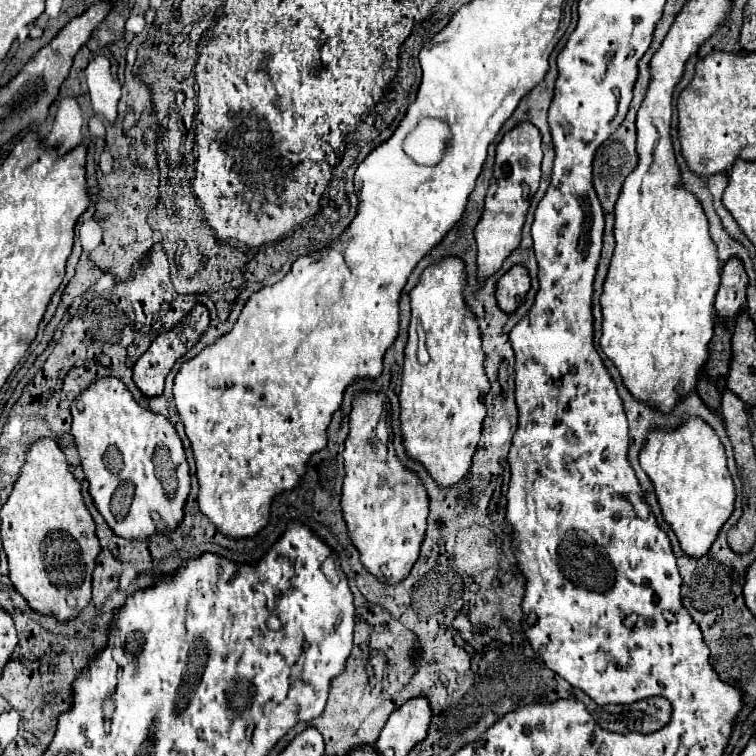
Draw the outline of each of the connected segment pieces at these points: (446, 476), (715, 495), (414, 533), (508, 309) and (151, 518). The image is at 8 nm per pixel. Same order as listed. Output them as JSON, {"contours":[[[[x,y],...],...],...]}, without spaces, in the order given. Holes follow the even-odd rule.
{"contours":[[[[446,258],[440,264],[426,268],[420,282],[410,292],[412,320],[414,326],[420,322],[426,332],[430,362],[422,366],[416,360],[416,332],[410,330],[400,390],[400,430],[406,454],[420,462],[440,488],[454,486],[468,474],[486,416],[484,398],[490,390],[482,366],[484,352],[480,330],[476,318],[464,304],[464,286],[466,276],[462,260]]],[[[688,418],[688,422],[676,430],[652,430],[640,452],[640,464],[654,484],[662,516],[668,522],[668,526],[674,530],[682,552],[690,558],[702,558],[702,554],[708,554],[720,528],[734,512],[734,500],[736,500],[734,482],[726,468],[724,446],[718,440],[716,432],[700,418]]],[[[356,394],[350,412],[350,434],[344,450],[346,476],[340,506],[348,536],[360,552],[364,568],[376,578],[382,576],[382,570],[392,570],[392,582],[396,584],[410,574],[420,556],[428,518],[428,496],[418,476],[406,470],[396,458],[392,440],[382,444],[376,438],[376,426],[388,412],[390,408],[384,394]]],[[[512,266],[498,282],[498,290],[496,290],[498,306],[506,314],[512,314],[522,304],[528,290],[530,290],[528,270],[524,266]]],[[[108,376],[96,380],[88,390],[74,398],[72,434],[82,458],[82,470],[90,484],[88,492],[114,534],[128,540],[146,540],[154,534],[166,534],[178,528],[184,518],[184,504],[190,494],[190,474],[182,440],[164,416],[140,408],[128,388],[118,378]],[[158,446],[164,446],[170,452],[172,464],[176,468],[178,490],[174,498],[166,496],[164,486],[156,478],[154,452]],[[122,482],[130,482],[134,486],[134,512],[128,512],[124,520],[116,520],[110,510],[110,502],[112,494]]]]}

